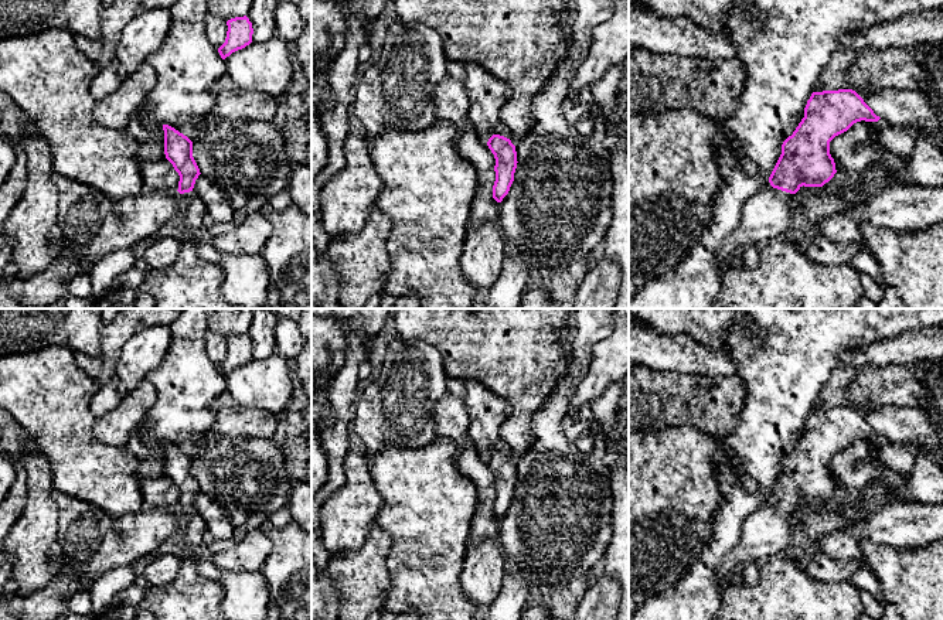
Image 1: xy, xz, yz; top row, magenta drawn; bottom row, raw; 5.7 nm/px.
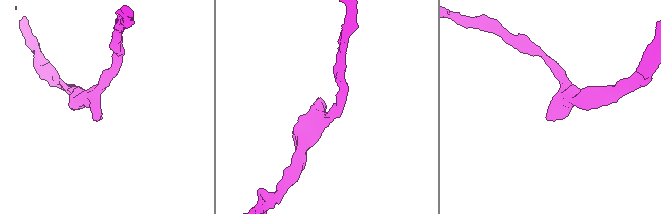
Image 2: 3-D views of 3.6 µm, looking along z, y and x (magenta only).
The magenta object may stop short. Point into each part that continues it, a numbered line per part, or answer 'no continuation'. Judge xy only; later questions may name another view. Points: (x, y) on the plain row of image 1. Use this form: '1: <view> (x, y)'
1: xy (193, 525)

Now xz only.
no continuation

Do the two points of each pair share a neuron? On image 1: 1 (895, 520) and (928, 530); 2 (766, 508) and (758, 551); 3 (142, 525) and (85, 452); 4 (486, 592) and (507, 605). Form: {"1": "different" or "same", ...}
{"1": "same", "2": "same", "3": "different", "4": "different"}

